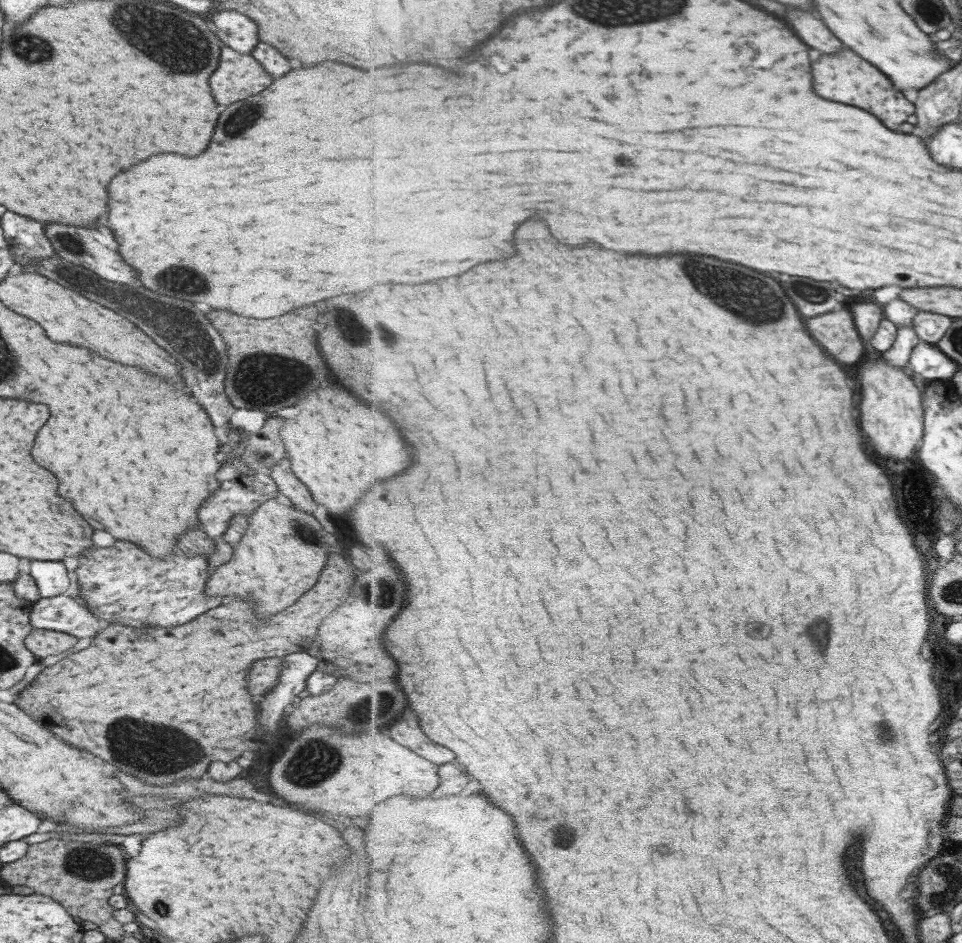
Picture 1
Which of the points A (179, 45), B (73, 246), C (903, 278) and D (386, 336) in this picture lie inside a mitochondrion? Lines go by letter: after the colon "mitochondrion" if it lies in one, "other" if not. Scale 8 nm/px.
A: mitochondrion
B: mitochondrion
C: other
D: mitochondrion

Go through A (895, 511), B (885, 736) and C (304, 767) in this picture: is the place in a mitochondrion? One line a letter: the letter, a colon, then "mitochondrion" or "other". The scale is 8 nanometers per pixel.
A: mitochondrion
B: mitochondrion
C: mitochondrion

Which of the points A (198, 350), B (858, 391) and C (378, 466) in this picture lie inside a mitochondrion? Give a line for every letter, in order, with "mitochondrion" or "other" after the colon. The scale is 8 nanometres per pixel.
A: mitochondrion
B: other
C: other

